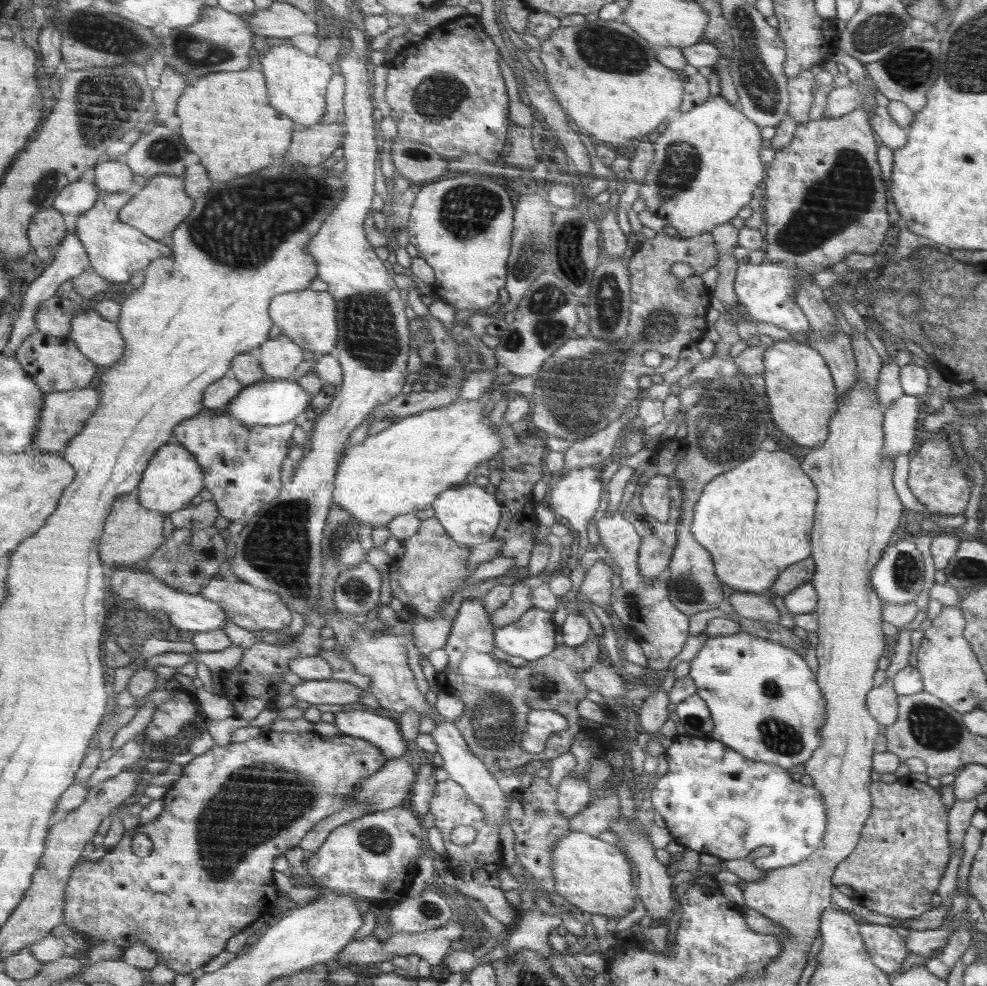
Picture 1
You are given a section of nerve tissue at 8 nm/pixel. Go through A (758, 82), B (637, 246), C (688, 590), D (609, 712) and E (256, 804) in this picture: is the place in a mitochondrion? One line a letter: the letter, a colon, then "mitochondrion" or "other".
A: mitochondrion
B: other
C: mitochondrion
D: other
E: mitochondrion

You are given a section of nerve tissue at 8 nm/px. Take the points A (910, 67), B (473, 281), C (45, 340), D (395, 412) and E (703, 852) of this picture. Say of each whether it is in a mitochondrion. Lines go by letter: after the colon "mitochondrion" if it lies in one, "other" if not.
A: mitochondrion
B: other
C: other
D: other
E: other

